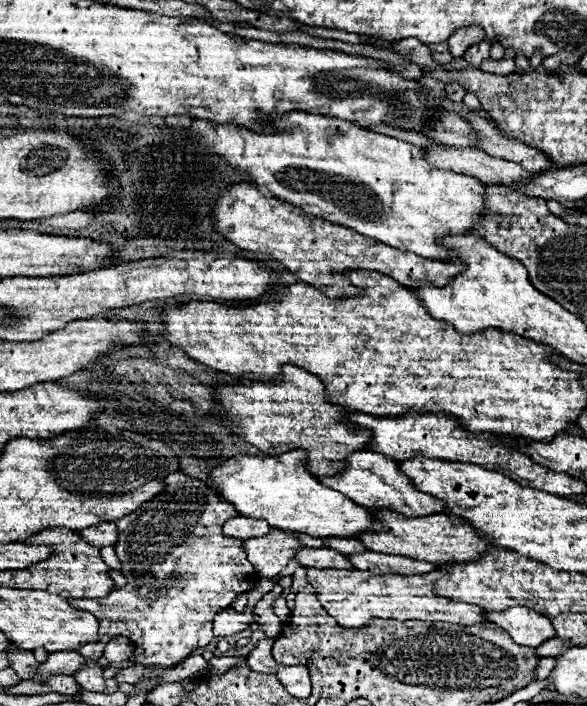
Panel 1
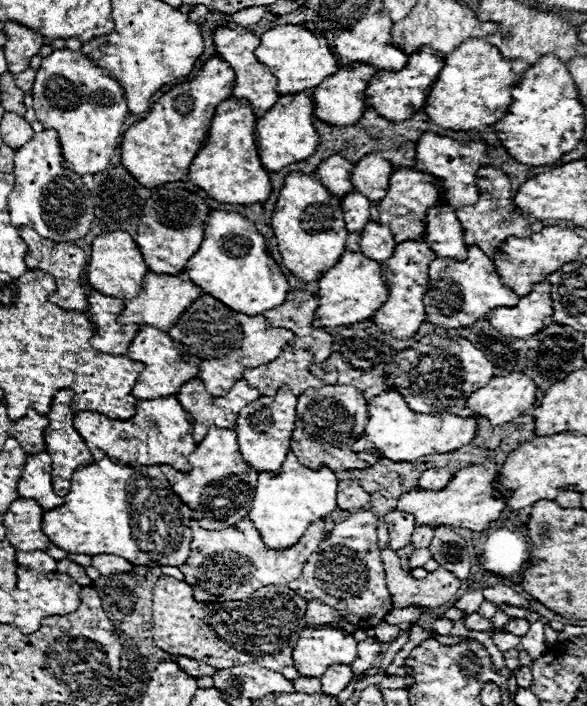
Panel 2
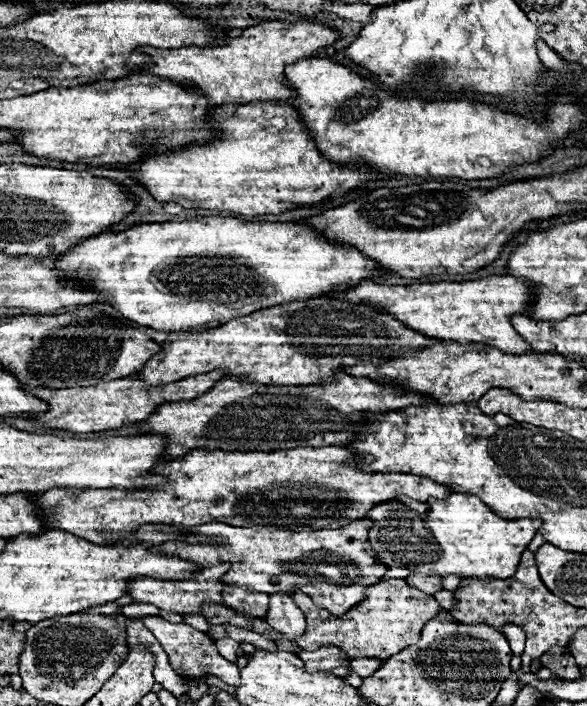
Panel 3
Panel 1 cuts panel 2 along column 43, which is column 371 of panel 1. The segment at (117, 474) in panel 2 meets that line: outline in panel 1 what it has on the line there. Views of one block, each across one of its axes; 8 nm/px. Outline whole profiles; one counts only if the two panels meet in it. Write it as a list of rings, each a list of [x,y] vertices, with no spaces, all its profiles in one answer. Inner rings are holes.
[[[290,450],[272,456],[236,454],[214,466],[210,480],[218,494],[230,502],[240,516],[266,520],[270,528],[302,532],[316,538],[352,538],[358,532],[378,530],[378,522],[366,508],[342,496],[338,490],[320,484],[314,474],[304,468],[304,458],[304,450]]]

